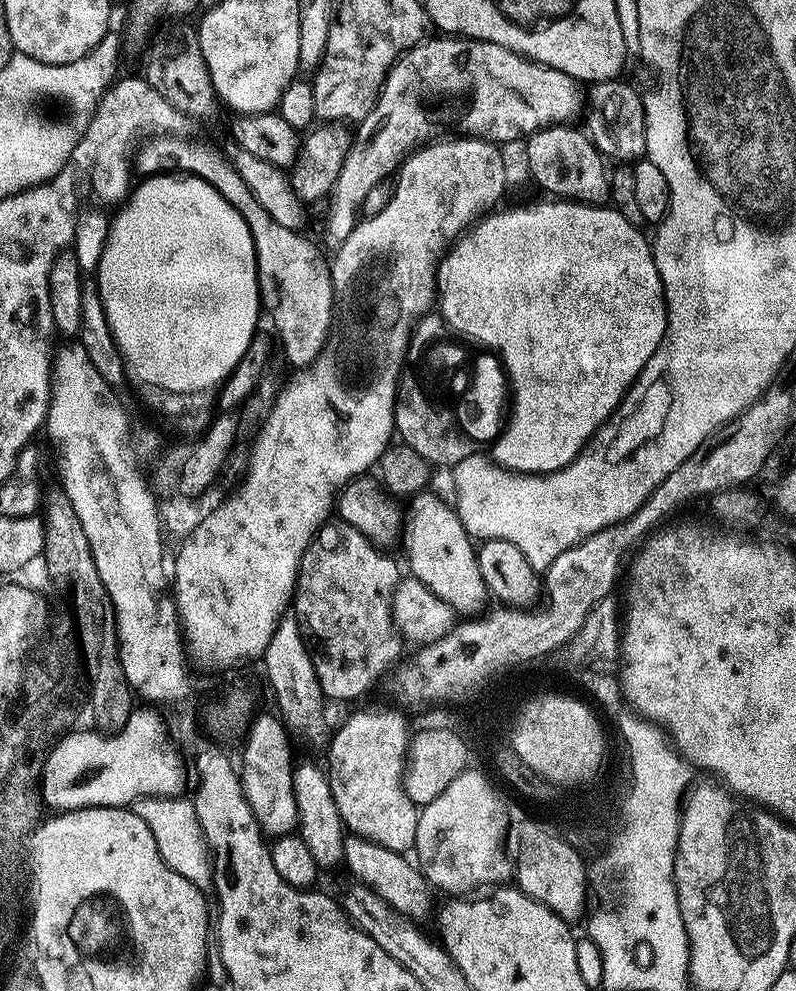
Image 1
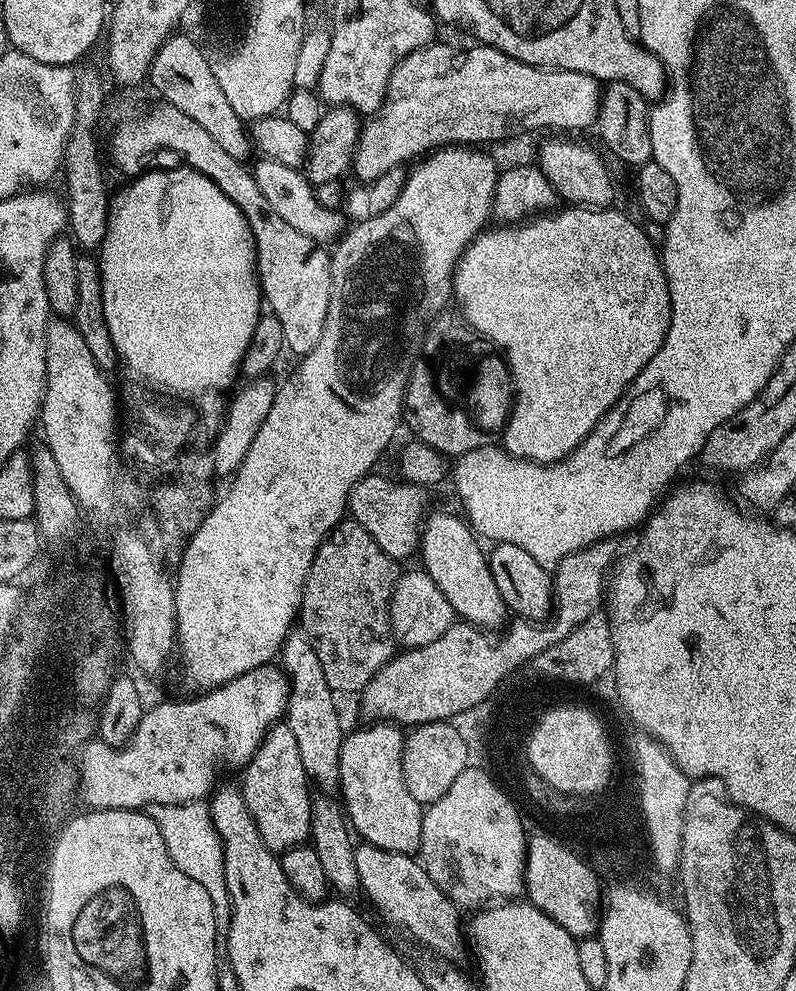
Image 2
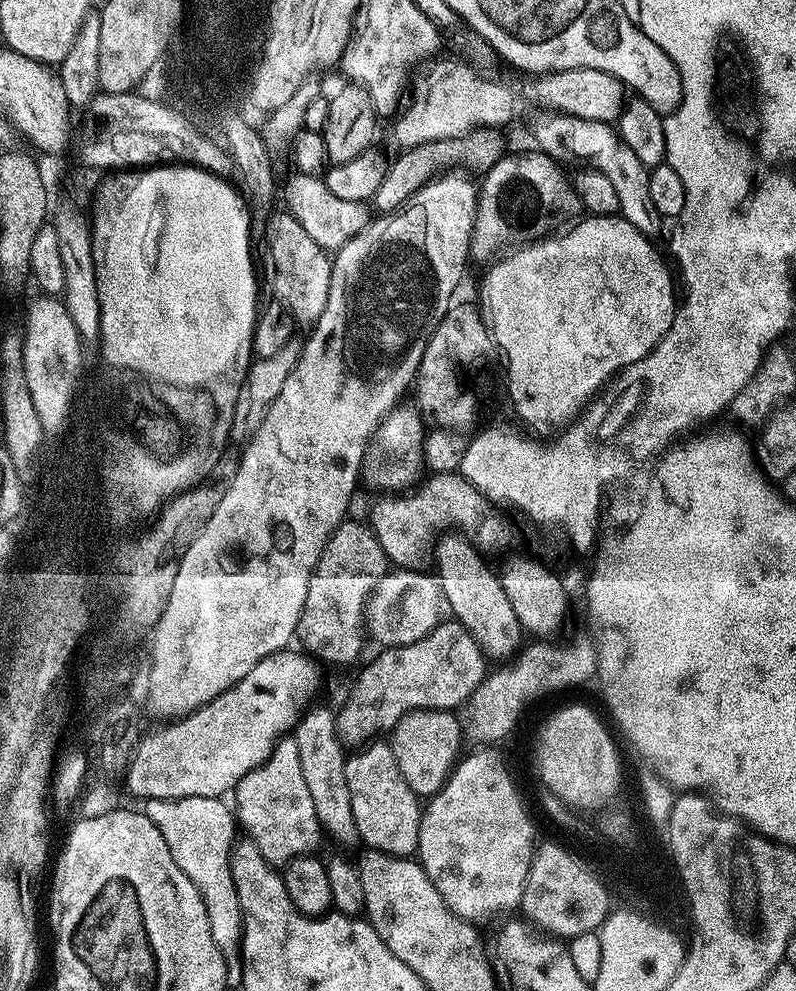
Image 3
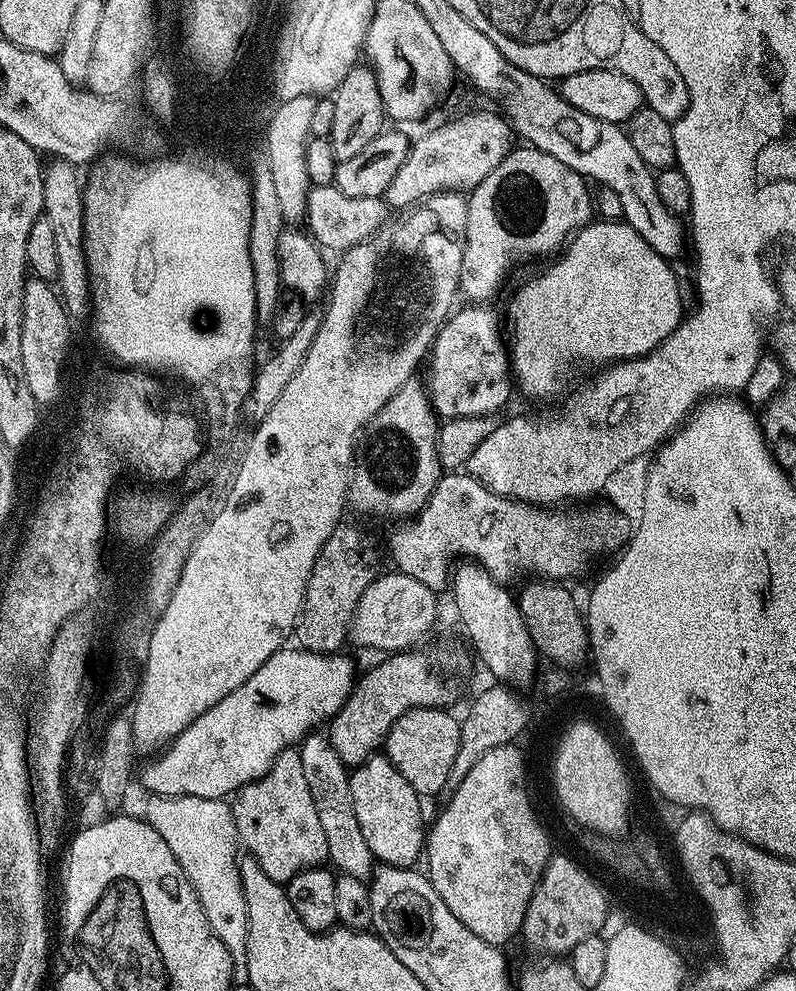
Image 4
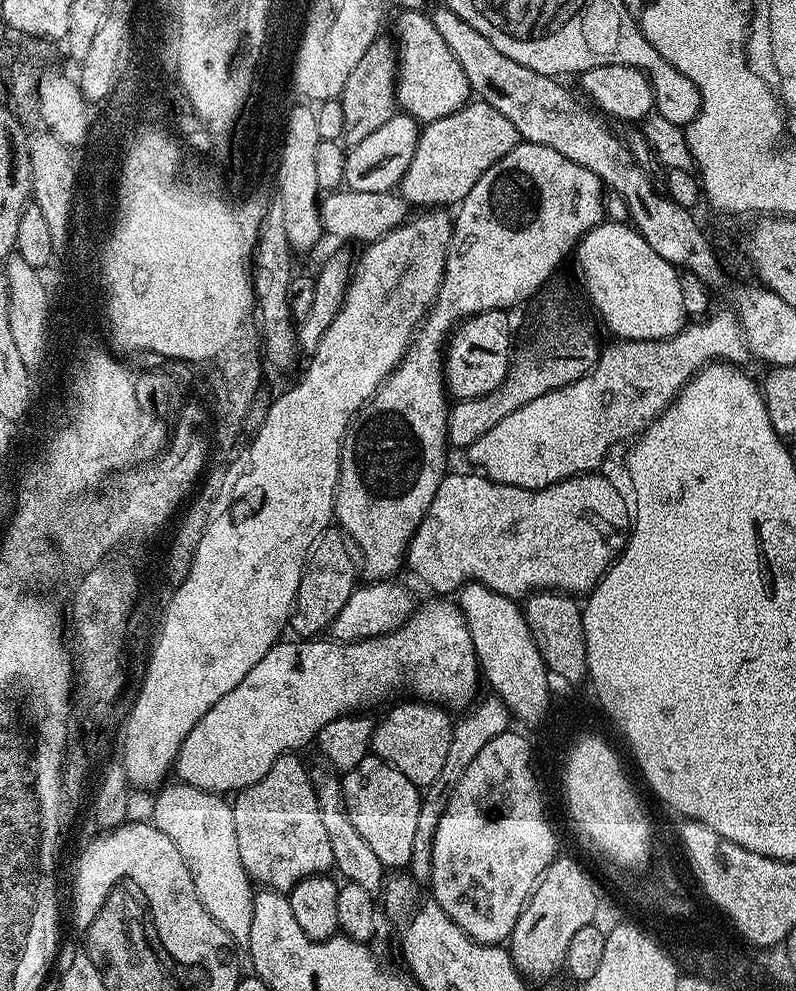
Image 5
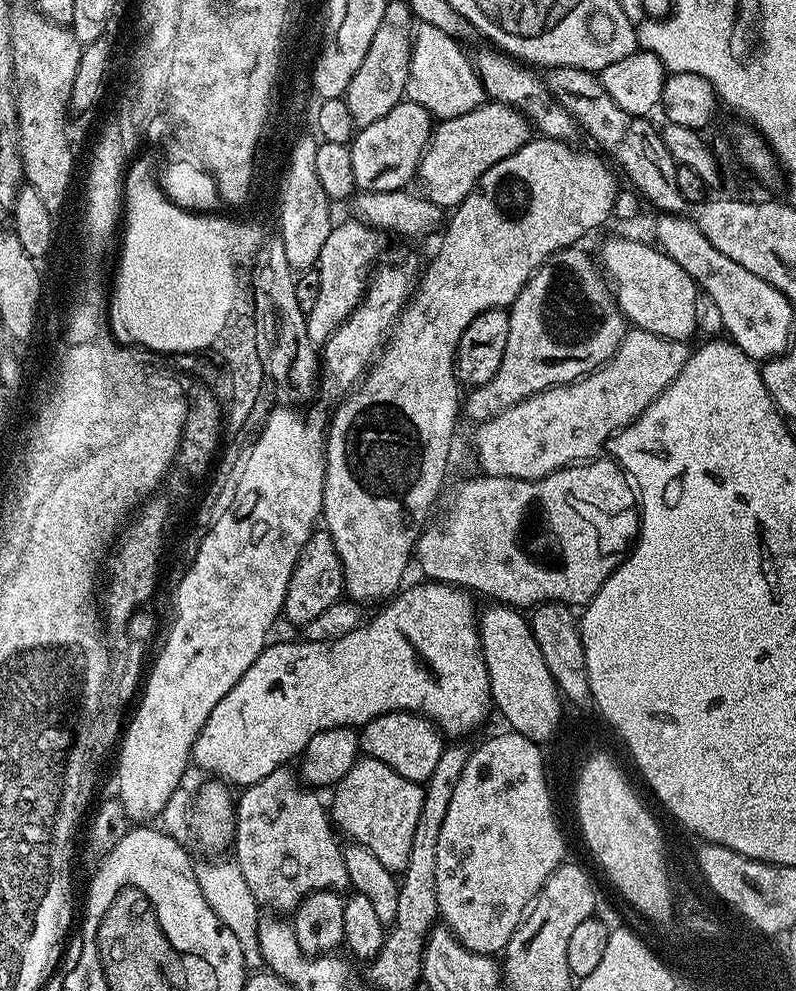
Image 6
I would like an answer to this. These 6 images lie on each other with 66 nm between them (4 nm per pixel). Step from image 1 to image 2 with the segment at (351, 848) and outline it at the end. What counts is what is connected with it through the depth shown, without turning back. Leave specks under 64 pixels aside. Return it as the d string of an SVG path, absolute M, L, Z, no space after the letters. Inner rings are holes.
M363 842L355 845L354 866L358 866L358 878L363 895L372 899L377 910L396 928L413 936L417 945L439 957L455 957L460 948L460 936L456 933L457 905L445 896L426 874L423 864L415 855L394 850L382 850Z

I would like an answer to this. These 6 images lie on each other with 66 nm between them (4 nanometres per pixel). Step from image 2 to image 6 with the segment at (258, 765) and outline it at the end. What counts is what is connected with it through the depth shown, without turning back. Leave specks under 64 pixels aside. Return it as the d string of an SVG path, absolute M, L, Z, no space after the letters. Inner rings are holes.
M291 767L276 768L266 778L256 784L249 784L239 793L235 801L236 839L234 841L234 859L254 894L261 909L273 908L276 914L291 914L311 892L344 890L349 887L348 871L344 861L344 849L341 841L336 841L337 833L330 819L329 809L319 800L311 787L305 786Z

